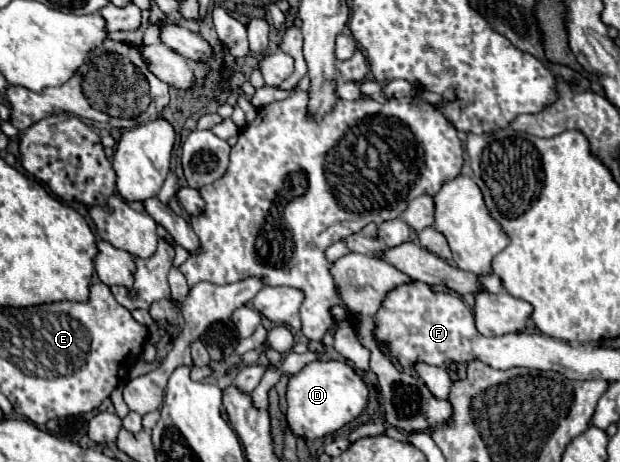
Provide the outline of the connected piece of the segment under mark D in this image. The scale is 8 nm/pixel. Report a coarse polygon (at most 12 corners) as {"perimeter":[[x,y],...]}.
{"perimeter":[[345,362],[289,378],[285,420],[317,440],[355,420],[367,384]]}

